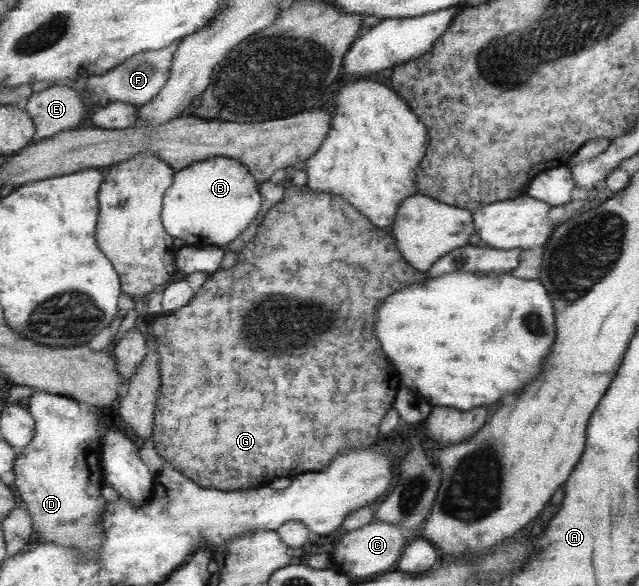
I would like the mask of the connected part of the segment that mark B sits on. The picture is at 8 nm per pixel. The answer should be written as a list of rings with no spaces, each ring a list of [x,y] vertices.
[[[205,159],[191,163],[188,168],[175,171],[172,184],[163,195],[163,207],[160,220],[163,222],[165,233],[177,239],[180,244],[195,248],[208,246],[223,247],[239,238],[241,232],[256,219],[260,211],[259,193],[257,193],[256,178],[249,174],[248,167],[233,159]]]

